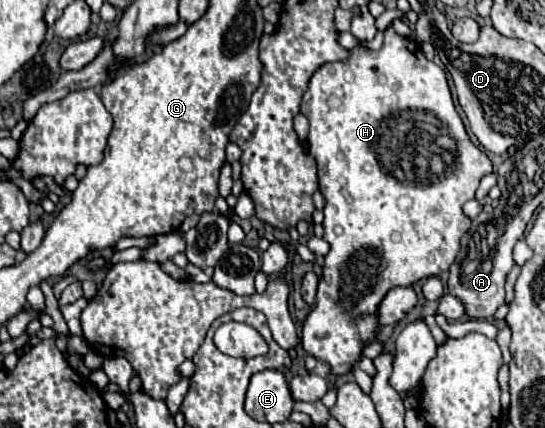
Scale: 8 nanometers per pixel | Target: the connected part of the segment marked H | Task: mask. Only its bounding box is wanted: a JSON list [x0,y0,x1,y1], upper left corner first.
[301,24,493,378]

